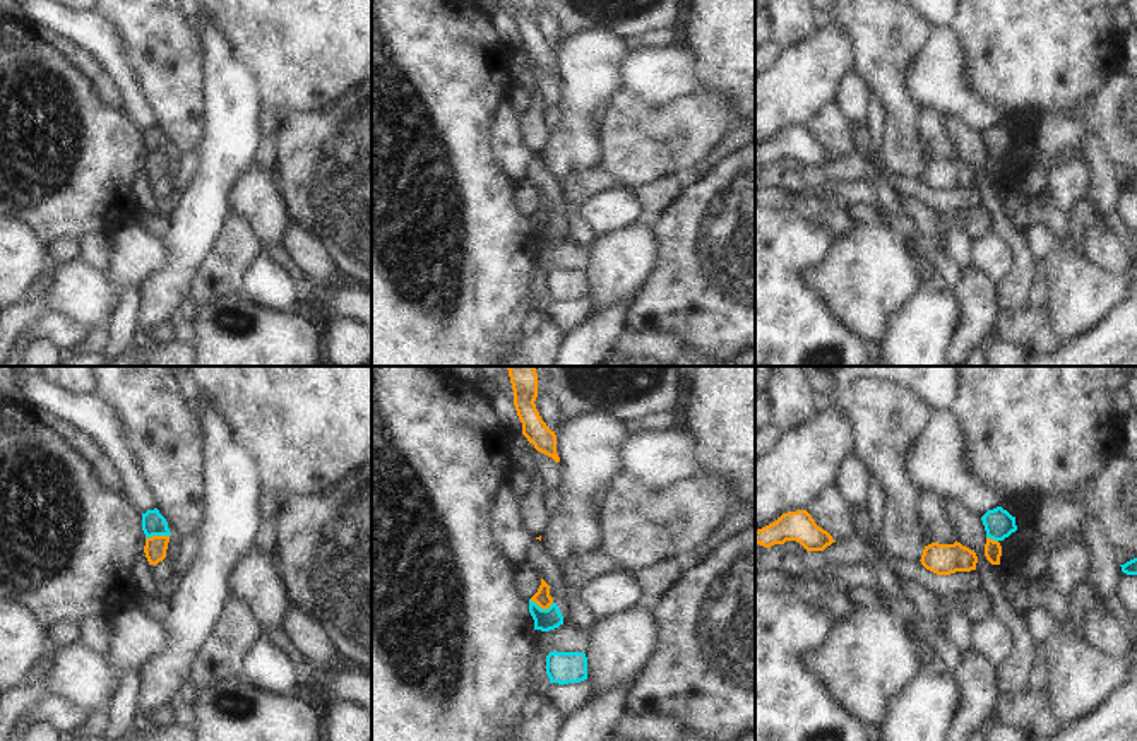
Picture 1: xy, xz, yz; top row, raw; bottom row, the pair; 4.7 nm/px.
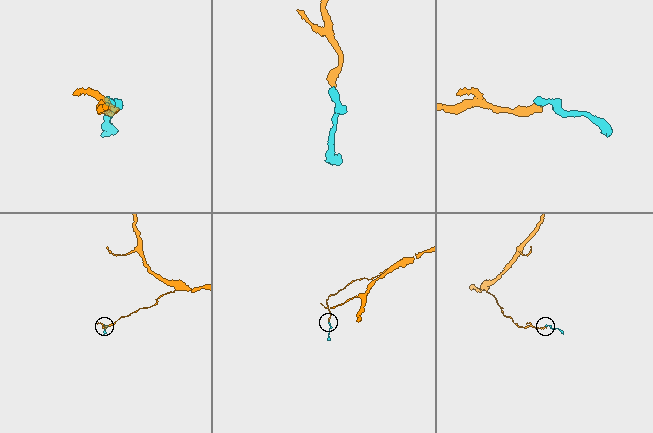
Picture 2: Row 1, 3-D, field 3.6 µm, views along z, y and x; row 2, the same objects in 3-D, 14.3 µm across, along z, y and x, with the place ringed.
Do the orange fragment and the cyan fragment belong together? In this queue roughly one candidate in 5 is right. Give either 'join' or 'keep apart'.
keep apart

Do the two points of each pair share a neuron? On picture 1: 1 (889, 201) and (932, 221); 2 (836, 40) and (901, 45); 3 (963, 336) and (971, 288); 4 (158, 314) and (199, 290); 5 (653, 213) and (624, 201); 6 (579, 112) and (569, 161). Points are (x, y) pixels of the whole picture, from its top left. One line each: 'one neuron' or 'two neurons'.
1: two neurons
2: two neurons
3: one neuron
4: two neurons
5: two neurons
6: one neuron

